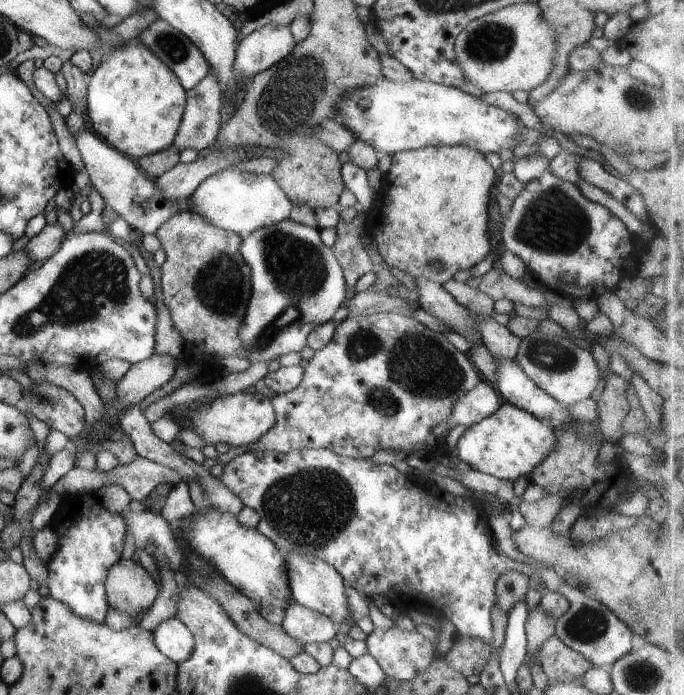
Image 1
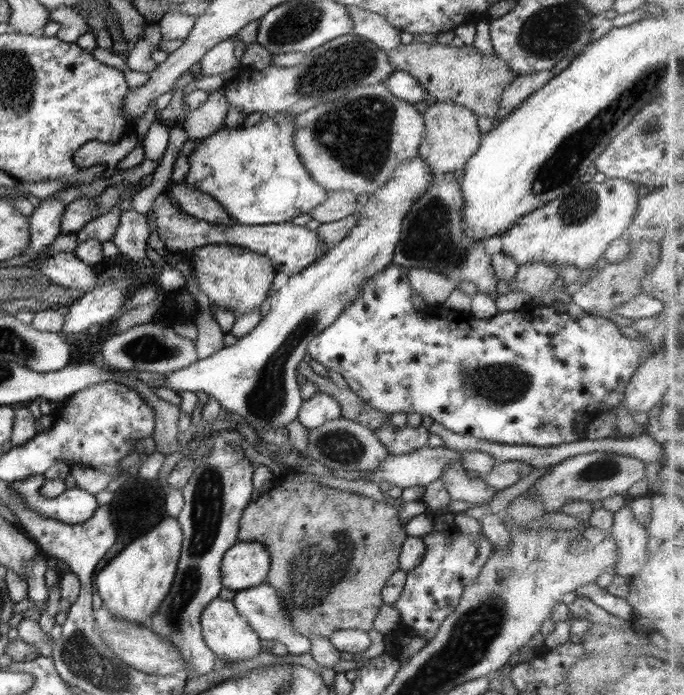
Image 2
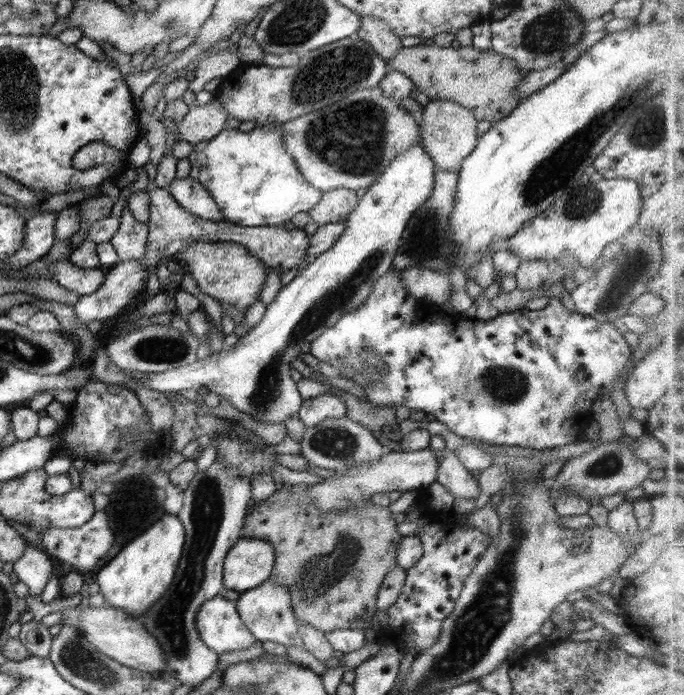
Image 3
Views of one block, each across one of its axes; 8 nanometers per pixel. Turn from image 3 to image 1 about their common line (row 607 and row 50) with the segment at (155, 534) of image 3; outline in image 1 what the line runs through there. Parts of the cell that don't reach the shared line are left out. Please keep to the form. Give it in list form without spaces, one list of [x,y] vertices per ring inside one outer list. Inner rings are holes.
[[[128,40],[125,41],[124,46],[120,48],[114,48],[112,54],[109,54],[104,62],[101,62],[94,73],[91,74],[89,78],[89,83],[87,86],[88,94],[86,94],[86,119],[90,121],[92,126],[90,130],[96,133],[102,140],[105,140],[112,148],[121,151],[126,157],[133,159],[135,162],[139,158],[144,158],[145,156],[156,154],[161,150],[166,150],[166,148],[172,146],[174,137],[178,132],[183,112],[186,104],[186,94],[187,90],[180,84],[176,75],[164,64],[160,58],[156,56],[156,53],[152,54],[151,50],[148,50],[142,42],[138,40]]]

